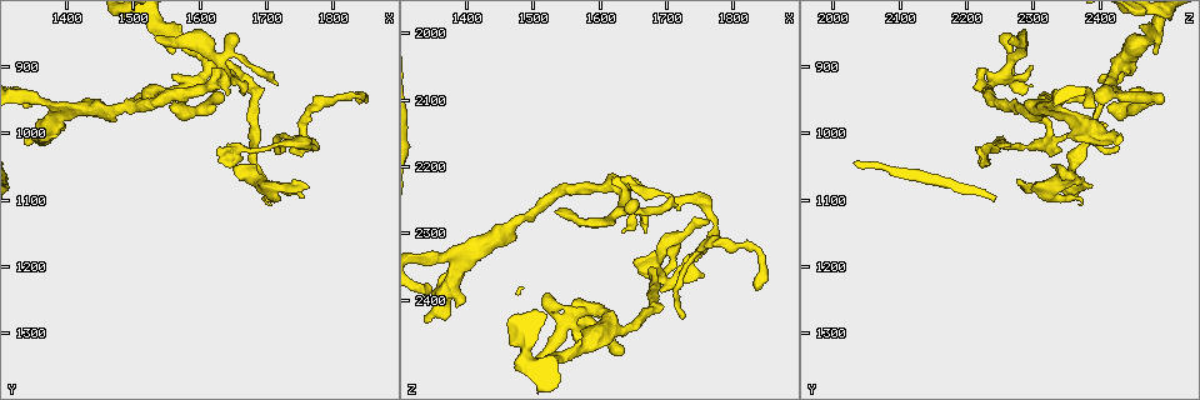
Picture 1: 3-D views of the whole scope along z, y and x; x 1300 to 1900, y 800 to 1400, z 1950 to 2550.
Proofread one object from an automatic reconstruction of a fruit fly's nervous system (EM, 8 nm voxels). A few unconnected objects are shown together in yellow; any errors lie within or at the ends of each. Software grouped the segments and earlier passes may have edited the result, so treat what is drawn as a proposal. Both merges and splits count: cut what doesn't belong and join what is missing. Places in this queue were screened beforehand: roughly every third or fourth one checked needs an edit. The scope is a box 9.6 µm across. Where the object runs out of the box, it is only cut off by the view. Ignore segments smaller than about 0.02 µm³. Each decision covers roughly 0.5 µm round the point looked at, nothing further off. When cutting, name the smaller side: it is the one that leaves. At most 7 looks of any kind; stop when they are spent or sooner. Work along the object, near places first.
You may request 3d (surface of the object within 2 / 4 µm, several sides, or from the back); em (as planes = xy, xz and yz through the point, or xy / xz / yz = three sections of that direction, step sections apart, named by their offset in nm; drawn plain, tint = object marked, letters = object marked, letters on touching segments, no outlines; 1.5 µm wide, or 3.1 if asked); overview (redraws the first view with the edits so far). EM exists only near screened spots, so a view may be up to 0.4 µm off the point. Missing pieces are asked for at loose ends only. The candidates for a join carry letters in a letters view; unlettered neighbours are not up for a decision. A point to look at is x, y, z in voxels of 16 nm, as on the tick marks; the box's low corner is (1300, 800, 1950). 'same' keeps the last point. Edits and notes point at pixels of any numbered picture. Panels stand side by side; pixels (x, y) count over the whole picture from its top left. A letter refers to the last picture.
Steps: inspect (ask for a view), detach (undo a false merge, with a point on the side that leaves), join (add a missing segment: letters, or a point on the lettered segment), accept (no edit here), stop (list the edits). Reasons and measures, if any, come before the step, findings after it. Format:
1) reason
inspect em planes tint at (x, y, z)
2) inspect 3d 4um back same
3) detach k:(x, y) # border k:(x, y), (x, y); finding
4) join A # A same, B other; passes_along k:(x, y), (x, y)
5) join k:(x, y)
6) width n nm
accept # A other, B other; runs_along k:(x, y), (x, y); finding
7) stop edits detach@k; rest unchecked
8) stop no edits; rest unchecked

long arm stops here
inspect em yz step 4 letters at (1835, 945, 2390)

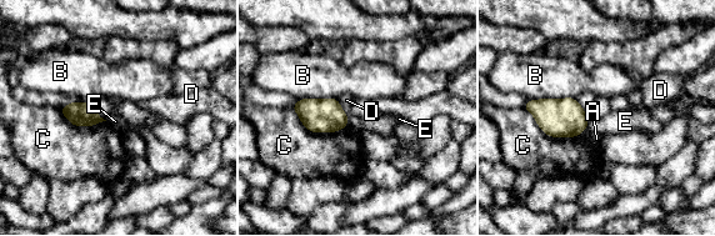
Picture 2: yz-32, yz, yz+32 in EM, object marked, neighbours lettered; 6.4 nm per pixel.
accept # A other, B other, C other, D other, E other; border 2:(346, 116), (348, 126); no lettered segment goes on from it

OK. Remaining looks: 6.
branch stops here
inspect em planes letters at (1725, 1020, 2430)

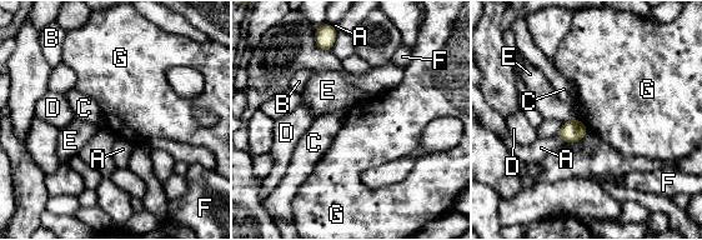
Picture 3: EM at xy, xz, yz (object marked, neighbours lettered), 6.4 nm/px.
accept # A other, B other, C other, D other, E other, F other, G other; border 3:(577, 118), (588, 130); no lettered segment goes on from it

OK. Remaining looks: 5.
an open end
inspect em planes tint at (1760, 1080, 2280)

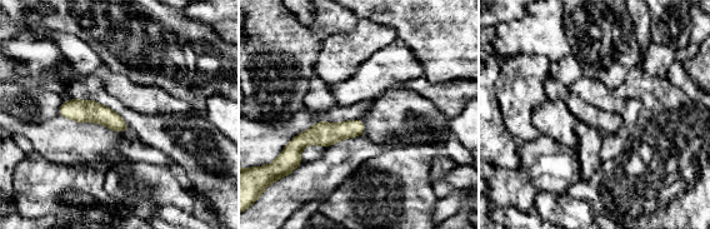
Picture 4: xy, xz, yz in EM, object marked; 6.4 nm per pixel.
see the neighbours
inspect em planes letters same

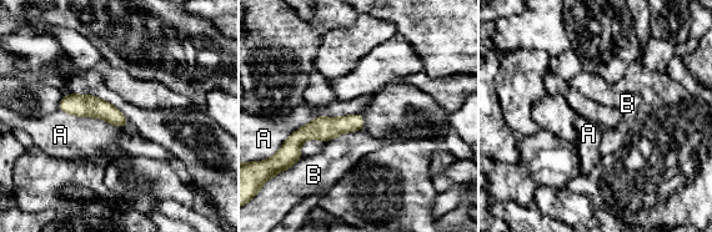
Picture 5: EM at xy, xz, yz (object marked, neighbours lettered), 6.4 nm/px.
width 120 nm
accept # A other, B other; runs_along 5:(359, 117), (306, 132), (295, 152); none of them fits

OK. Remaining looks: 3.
stop no edits; rest unchecked

